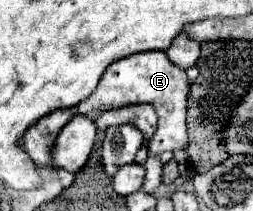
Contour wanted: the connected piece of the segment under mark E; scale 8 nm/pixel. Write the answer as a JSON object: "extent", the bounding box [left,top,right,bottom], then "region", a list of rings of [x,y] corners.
{"extent":[77,51,189,155],"region":[[[145,51],[135,53],[131,57],[119,59],[119,63],[111,63],[107,73],[103,73],[95,93],[77,105],[79,115],[89,115],[91,111],[107,111],[121,109],[135,103],[151,103],[157,109],[157,129],[147,146],[149,155],[161,155],[163,151],[185,149],[187,131],[185,131],[185,103],[187,103],[189,83],[183,69],[175,67],[163,51]]]}

